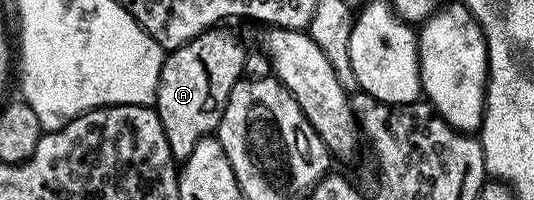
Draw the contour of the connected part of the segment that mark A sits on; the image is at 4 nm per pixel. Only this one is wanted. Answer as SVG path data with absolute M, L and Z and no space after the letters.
M215 30L203 31L187 44L172 50L163 60L153 106L165 129L171 156L177 161L187 159L197 146L197 141L218 132L229 93L233 93L233 85L244 78L243 66L247 60L248 48L243 48L243 43L237 36Z

